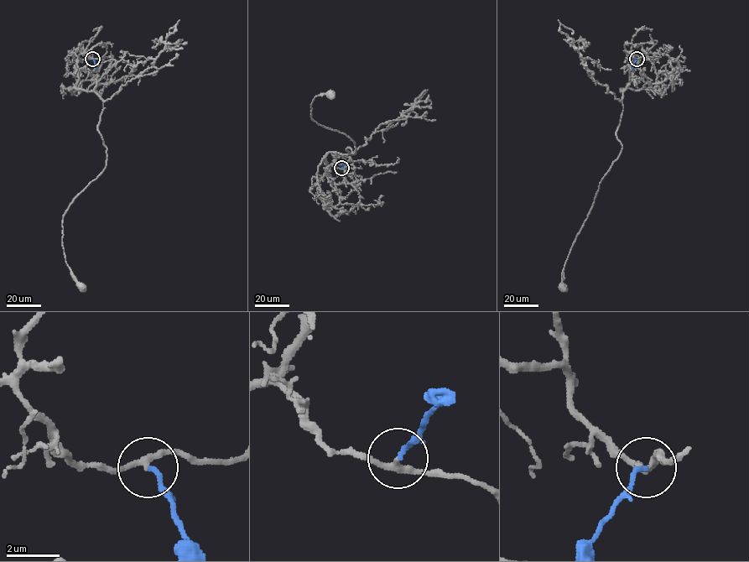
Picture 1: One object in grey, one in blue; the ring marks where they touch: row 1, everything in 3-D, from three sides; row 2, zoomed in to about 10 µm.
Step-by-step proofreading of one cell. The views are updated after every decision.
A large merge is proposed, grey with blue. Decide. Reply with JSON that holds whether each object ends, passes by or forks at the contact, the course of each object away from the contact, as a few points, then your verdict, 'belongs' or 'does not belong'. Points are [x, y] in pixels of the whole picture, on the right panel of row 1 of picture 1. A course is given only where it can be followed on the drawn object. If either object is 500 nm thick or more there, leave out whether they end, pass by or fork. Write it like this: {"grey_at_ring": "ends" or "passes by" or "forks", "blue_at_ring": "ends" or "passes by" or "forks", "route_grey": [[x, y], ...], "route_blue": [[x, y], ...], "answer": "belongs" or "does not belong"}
{"grey_at_ring": "passes by", "blue_at_ring": "ends", "route_grey": [[637, 59], [632, 54], [639, 62], [621, 90], [616, 136], [621, 151], [601, 179], [570, 249], [563, 288]], "route_blue": [[637, 59], [632, 70]], "answer": "does not belong"}

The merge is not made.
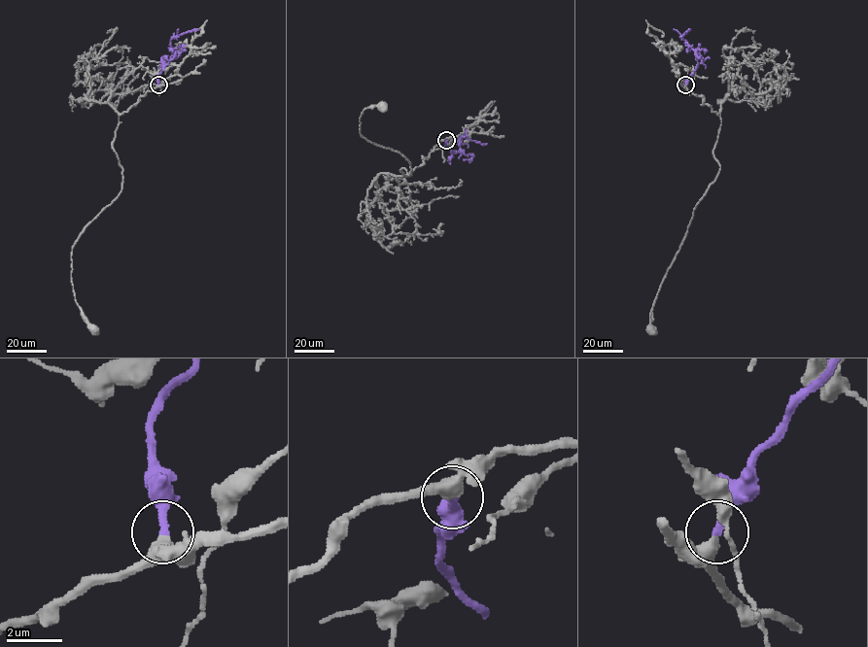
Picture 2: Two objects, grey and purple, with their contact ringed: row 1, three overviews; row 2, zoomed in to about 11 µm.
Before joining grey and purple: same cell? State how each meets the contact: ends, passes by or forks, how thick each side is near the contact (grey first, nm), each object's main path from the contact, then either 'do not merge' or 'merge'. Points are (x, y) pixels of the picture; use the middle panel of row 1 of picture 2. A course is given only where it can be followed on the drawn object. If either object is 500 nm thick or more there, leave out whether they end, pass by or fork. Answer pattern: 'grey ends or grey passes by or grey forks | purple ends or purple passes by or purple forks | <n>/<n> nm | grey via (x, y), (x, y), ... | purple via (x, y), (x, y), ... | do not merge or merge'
grey passes by | purple ends | 360/300 nm | grey via (446, 140), (406, 176), (400, 171), (411, 175), (405, 158), (360, 134), (364, 111), (382, 106) | purple via (446, 140), (445, 145), (457, 153), (463, 151), (459, 142), (461, 137), (487, 144) | merge

